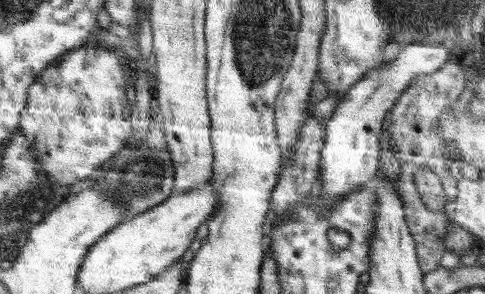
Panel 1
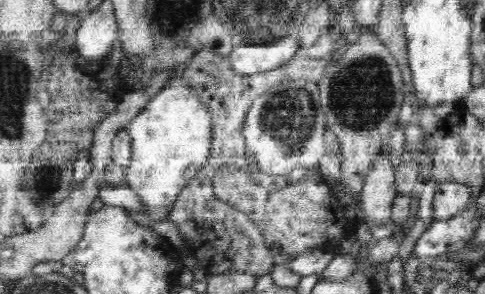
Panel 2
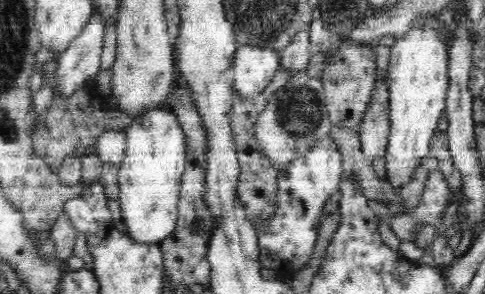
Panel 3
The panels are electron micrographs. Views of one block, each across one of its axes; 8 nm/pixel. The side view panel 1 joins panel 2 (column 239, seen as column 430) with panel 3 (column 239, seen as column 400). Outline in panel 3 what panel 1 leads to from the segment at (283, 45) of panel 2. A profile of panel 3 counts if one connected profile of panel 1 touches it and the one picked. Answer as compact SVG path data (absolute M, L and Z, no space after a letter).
M242 46L240 54L236 54L236 62L230 66L234 90L238 90L238 96L258 96L266 86L270 86L280 64L282 58L276 50Z

